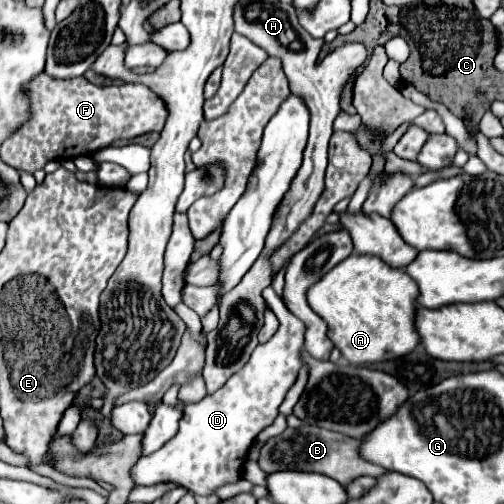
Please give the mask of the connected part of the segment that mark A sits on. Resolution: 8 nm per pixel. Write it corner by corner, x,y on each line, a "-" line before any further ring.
348,256
308,290
308,304
328,324
328,338
342,352
342,358
354,366
396,360
420,346
422,338
414,328
416,298
418,288
414,280
404,270
386,266
378,256

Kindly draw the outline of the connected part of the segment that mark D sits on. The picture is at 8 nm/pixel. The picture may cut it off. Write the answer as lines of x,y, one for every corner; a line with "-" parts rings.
272,286
262,290
262,298
266,308
280,320
278,332
266,344
258,344
246,366
238,370
218,392
184,408
178,434
160,450
150,456
142,456
132,466
130,478
136,486
178,482
192,494
212,496
220,486
234,484
242,478
242,466
252,442
274,422
278,406
302,368
300,350
304,344
304,324
294,318
286,306
282,306
282,300

